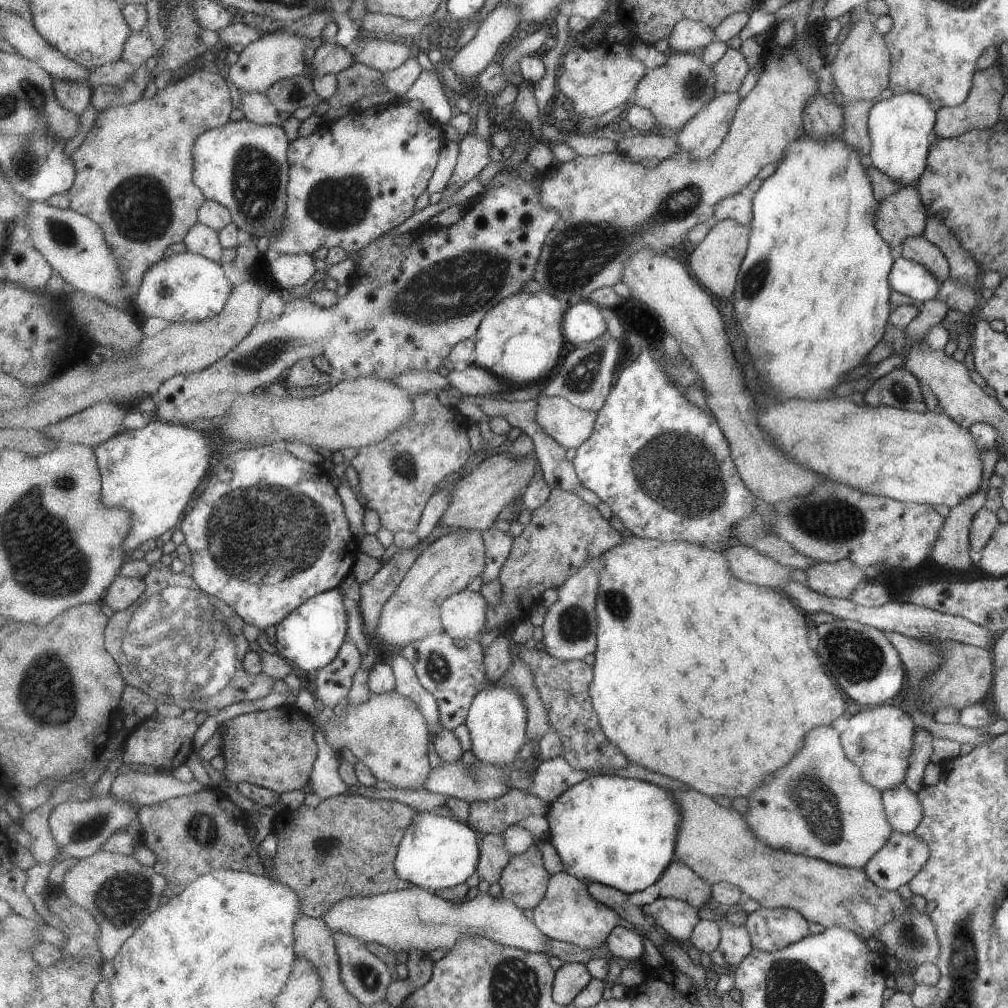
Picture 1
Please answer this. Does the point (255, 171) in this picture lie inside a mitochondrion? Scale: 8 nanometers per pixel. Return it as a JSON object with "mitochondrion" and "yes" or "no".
{"mitochondrion":"yes"}

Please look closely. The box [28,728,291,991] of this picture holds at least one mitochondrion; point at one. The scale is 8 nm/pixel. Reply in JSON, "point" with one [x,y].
{"point":[121,899]}

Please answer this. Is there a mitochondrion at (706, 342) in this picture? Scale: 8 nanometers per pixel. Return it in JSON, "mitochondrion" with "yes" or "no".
{"mitochondrion":"no"}

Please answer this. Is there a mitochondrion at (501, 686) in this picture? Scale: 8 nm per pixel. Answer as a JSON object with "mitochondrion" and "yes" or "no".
{"mitochondrion":"no"}

